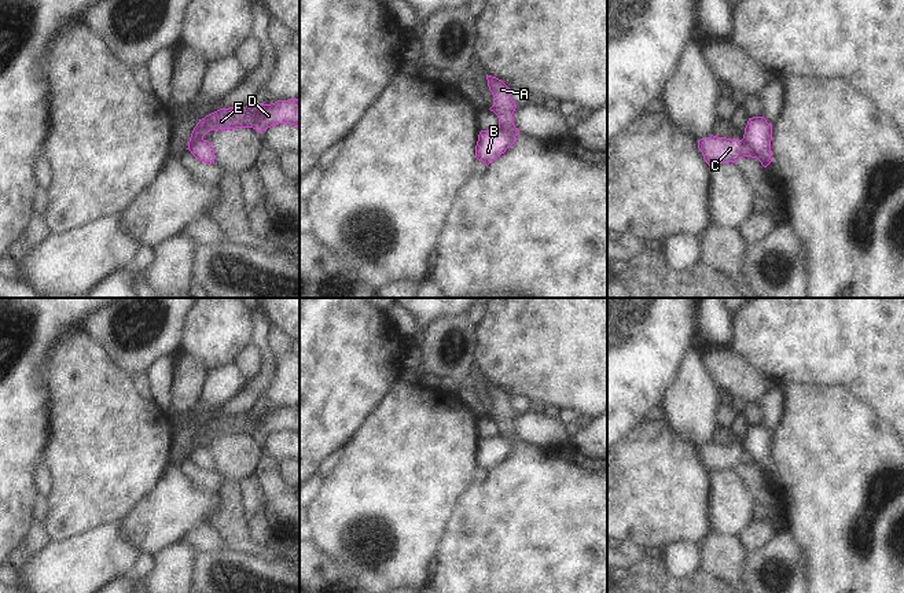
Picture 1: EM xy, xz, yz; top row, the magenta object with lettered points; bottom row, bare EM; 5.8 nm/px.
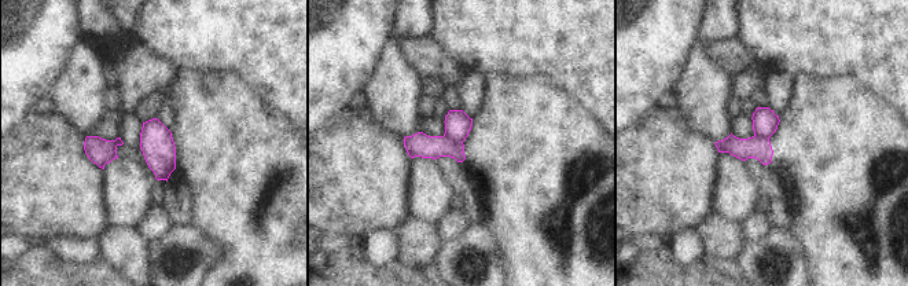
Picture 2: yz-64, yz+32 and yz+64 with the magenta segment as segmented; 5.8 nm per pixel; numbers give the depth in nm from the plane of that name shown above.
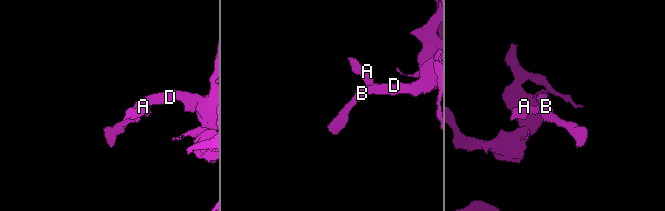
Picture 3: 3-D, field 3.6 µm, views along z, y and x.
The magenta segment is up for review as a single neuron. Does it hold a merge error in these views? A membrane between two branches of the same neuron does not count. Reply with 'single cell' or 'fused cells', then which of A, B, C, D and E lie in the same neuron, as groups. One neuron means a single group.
fused cells; groups A C / B D E

